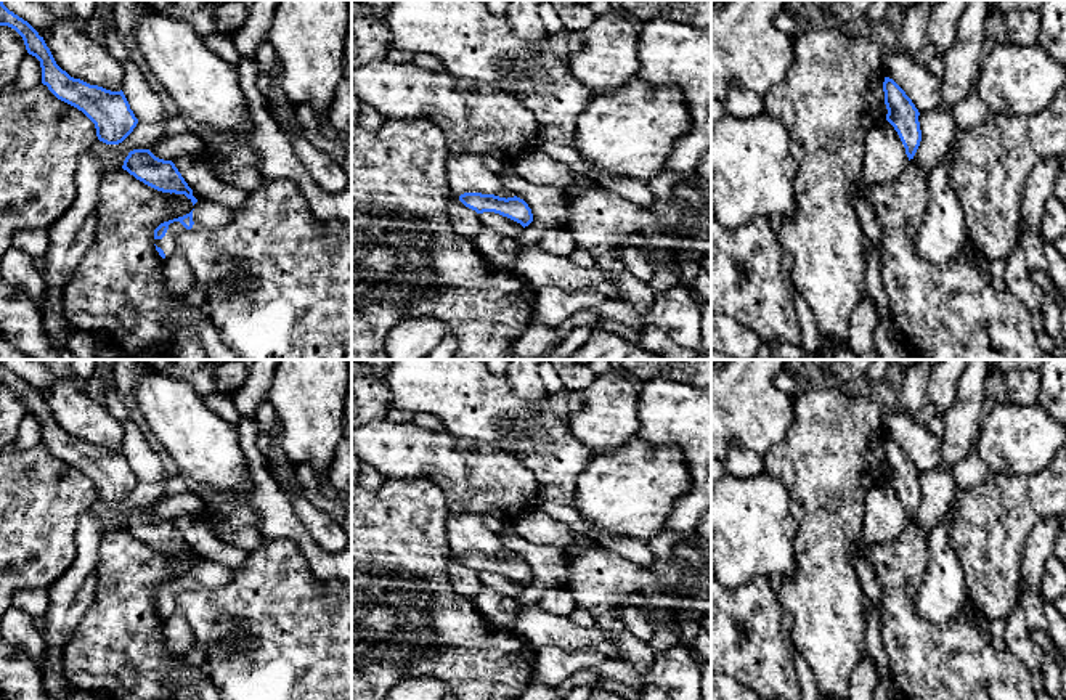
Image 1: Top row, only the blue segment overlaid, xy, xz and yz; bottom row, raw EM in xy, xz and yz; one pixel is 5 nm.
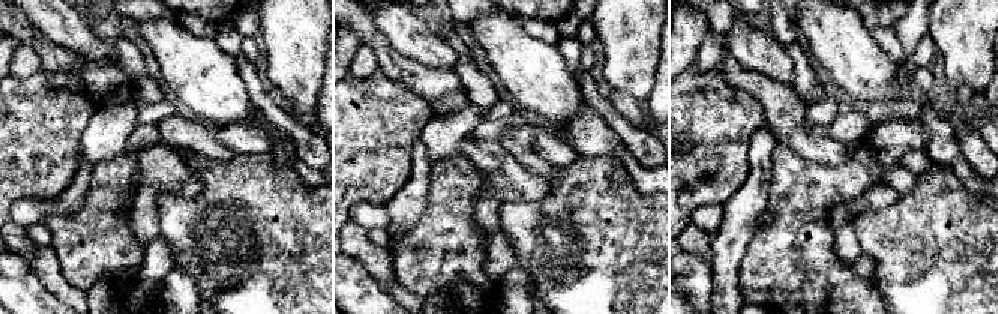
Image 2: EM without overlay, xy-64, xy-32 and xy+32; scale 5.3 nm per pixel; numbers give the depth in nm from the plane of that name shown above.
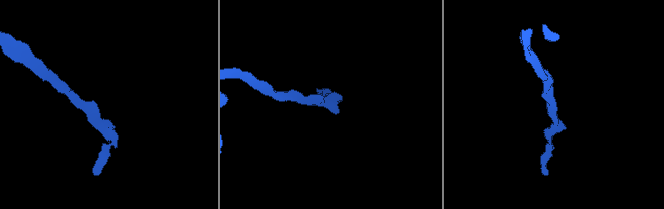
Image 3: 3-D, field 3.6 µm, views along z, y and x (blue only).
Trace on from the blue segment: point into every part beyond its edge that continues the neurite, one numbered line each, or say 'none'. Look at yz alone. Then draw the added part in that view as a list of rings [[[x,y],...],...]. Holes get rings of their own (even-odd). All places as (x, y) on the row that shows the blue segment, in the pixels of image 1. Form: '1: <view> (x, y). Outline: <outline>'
none

